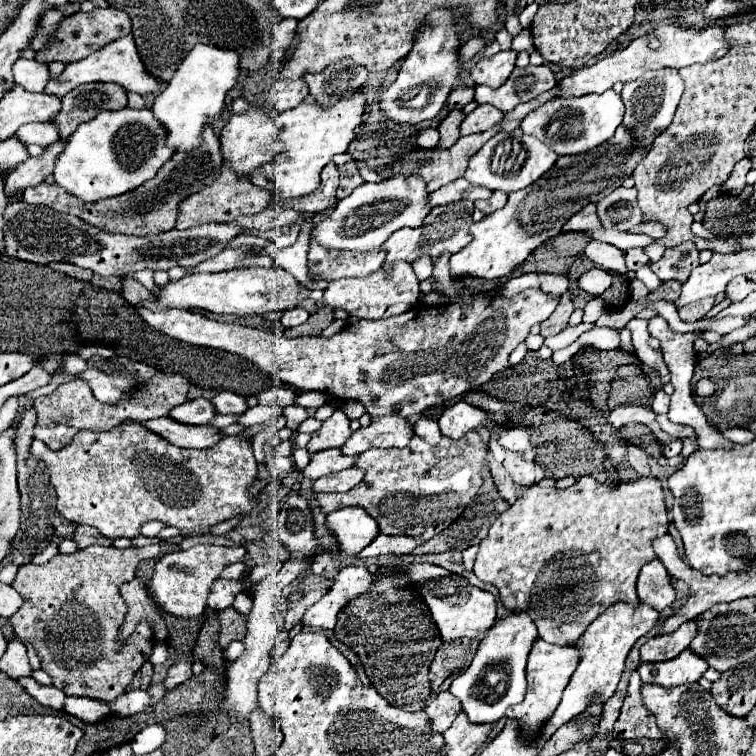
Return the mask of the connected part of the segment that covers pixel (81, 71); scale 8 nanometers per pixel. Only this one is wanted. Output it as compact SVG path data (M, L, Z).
M131 34L113 40L111 44L103 46L101 50L93 52L91 56L87 56L87 58L83 58L79 62L67 64L59 78L51 78L47 82L43 92L51 94L51 96L57 96L57 98L63 98L67 92L71 92L79 84L87 84L87 82L115 82L115 84L123 86L127 92L139 92L139 94L155 92L161 86L161 82L155 80L153 76L149 76L147 70L143 68L143 62L139 60L139 52L135 48L135 42L133 42Z

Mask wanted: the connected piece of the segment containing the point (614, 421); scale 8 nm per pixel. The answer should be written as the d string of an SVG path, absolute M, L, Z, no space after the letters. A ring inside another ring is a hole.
M623 406L623 408L615 408L607 416L607 420L611 422L613 428L623 428L623 426L629 423L647 424L653 430L653 434L657 436L659 442L663 442L663 444L673 442L673 438L669 434L665 434L665 432L659 430L659 424L657 424L655 416L657 414L653 410L647 410L643 406Z

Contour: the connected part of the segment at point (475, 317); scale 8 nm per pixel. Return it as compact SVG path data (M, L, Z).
M121 278L121 296L137 308L151 328L175 340L239 354L299 390L319 390L337 400L359 400L371 420L391 414L421 416L427 408L481 388L495 372L509 366L509 354L527 338L531 326L545 322L557 308L557 300L545 292L523 290L511 298L495 296L437 306L417 304L399 316L347 324L331 338L285 338L241 324L215 322L191 310L167 308L153 312L143 306L151 300L151 292L133 278Z

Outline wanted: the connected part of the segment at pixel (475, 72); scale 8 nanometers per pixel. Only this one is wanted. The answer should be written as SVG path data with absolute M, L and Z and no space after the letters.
M503 50L495 56L489 58L481 58L473 70L471 70L471 78L475 84L487 84L491 88L501 86L513 72L515 68L515 60L517 60L517 52L515 50Z

